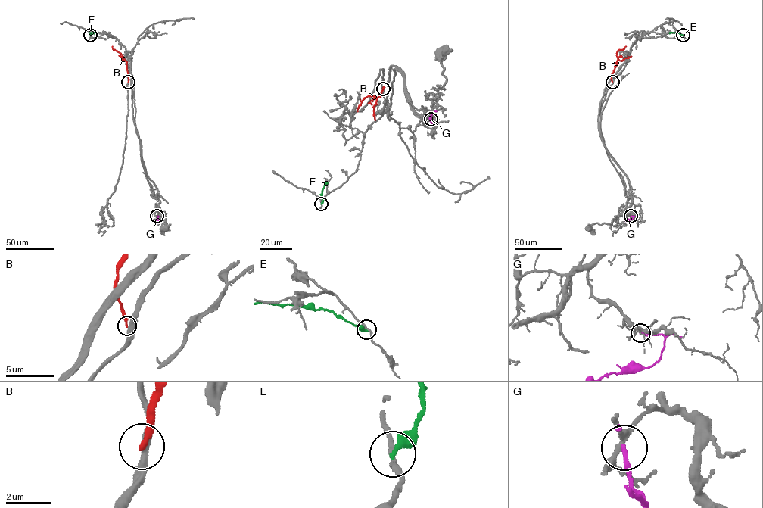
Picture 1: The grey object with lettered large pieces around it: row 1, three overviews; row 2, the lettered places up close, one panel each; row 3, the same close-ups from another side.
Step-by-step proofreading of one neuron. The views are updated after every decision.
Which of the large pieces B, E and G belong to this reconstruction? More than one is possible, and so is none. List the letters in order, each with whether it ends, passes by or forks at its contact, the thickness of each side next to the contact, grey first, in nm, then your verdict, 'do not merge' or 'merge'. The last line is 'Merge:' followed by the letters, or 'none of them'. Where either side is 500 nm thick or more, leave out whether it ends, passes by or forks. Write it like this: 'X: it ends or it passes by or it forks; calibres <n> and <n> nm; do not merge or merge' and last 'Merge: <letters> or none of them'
B: it ends; calibres 400 and 280 nm; do not merge
E: it ends; calibres 200 and 360 nm; do not merge
G: it ends; calibres 220 and 200 nm; do not merge
Merge: none of them

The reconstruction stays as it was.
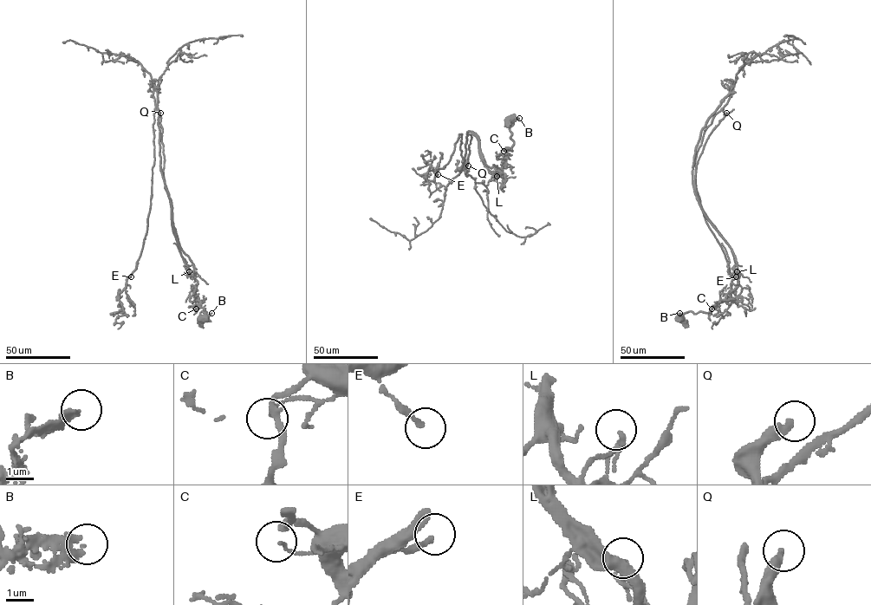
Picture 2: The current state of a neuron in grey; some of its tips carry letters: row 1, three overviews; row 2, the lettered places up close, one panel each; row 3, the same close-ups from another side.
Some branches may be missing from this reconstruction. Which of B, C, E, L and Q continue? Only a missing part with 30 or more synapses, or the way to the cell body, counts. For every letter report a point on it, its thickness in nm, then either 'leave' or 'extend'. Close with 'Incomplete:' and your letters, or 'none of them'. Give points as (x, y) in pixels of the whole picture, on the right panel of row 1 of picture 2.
B: (679, 313) | 280 nm | leave
C: (711, 309) | 70 nm | leave
E: (736, 276) | 200 nm | leave
L: (737, 271) | 110 nm | leave
Q: (726, 113) | 280 nm | extend
Incomplete: Q

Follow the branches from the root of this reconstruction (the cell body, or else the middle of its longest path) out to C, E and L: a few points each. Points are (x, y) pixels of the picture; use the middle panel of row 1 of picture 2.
C: (511, 118), (510, 131), (513, 145), (510, 150), (503, 151)
E: (511, 118), (513, 145), (503, 177), (486, 167), (471, 131), (464, 167), (460, 172), (461, 133), (438, 174)
L: (511, 118), (510, 131), (513, 145), (507, 151), (506, 163), (503, 166), (504, 177), (497, 176)

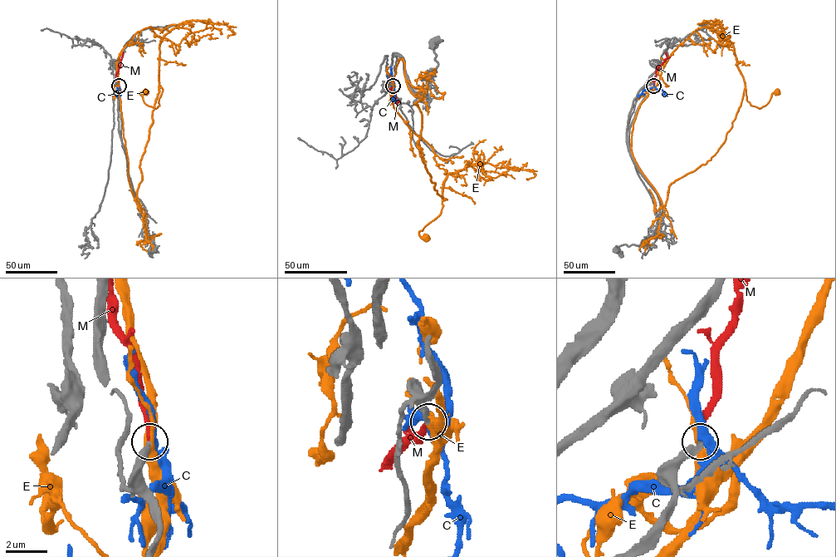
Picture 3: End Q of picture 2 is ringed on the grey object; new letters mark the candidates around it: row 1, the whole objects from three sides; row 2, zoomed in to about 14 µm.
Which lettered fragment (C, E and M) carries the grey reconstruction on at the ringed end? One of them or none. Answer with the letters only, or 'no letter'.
M

